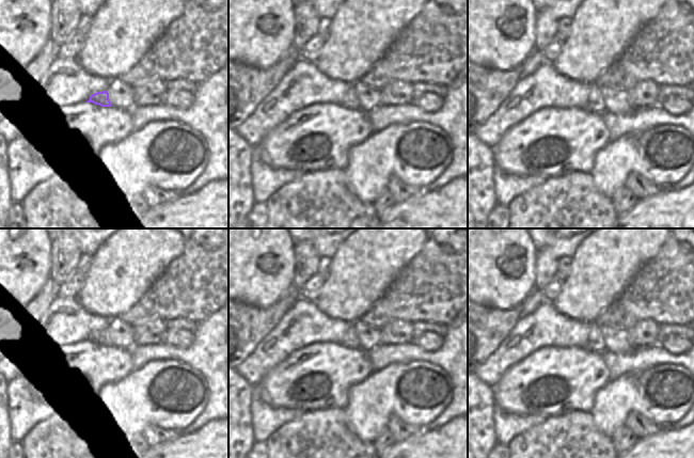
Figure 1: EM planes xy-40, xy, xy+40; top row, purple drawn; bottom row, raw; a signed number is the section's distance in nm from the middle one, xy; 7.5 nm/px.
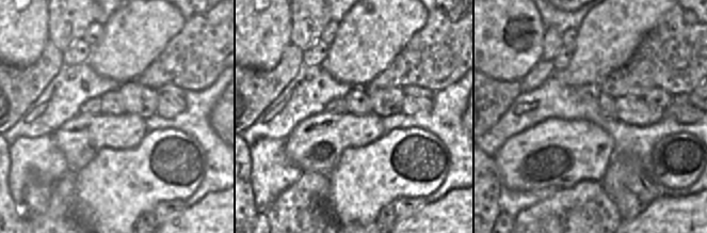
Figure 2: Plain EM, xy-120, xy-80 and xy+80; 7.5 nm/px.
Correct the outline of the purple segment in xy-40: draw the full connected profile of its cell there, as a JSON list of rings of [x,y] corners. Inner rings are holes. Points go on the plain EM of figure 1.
[[[108,330],[97,331],[93,333],[86,342],[93,342],[101,346],[112,346]]]

